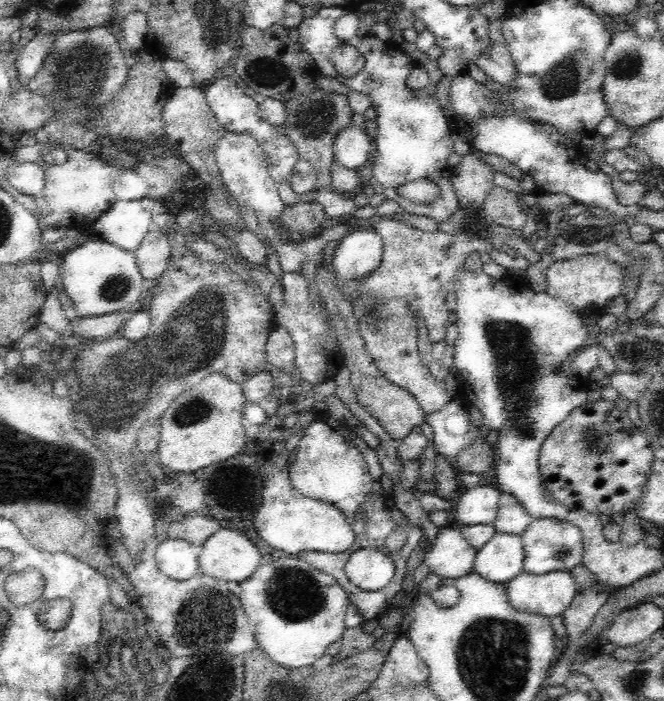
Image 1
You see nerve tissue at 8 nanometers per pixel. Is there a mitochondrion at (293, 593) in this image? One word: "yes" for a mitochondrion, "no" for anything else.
yes

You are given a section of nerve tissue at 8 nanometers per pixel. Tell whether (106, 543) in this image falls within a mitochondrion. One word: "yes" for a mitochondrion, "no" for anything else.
no

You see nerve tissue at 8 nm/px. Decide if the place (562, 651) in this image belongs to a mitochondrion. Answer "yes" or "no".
no

